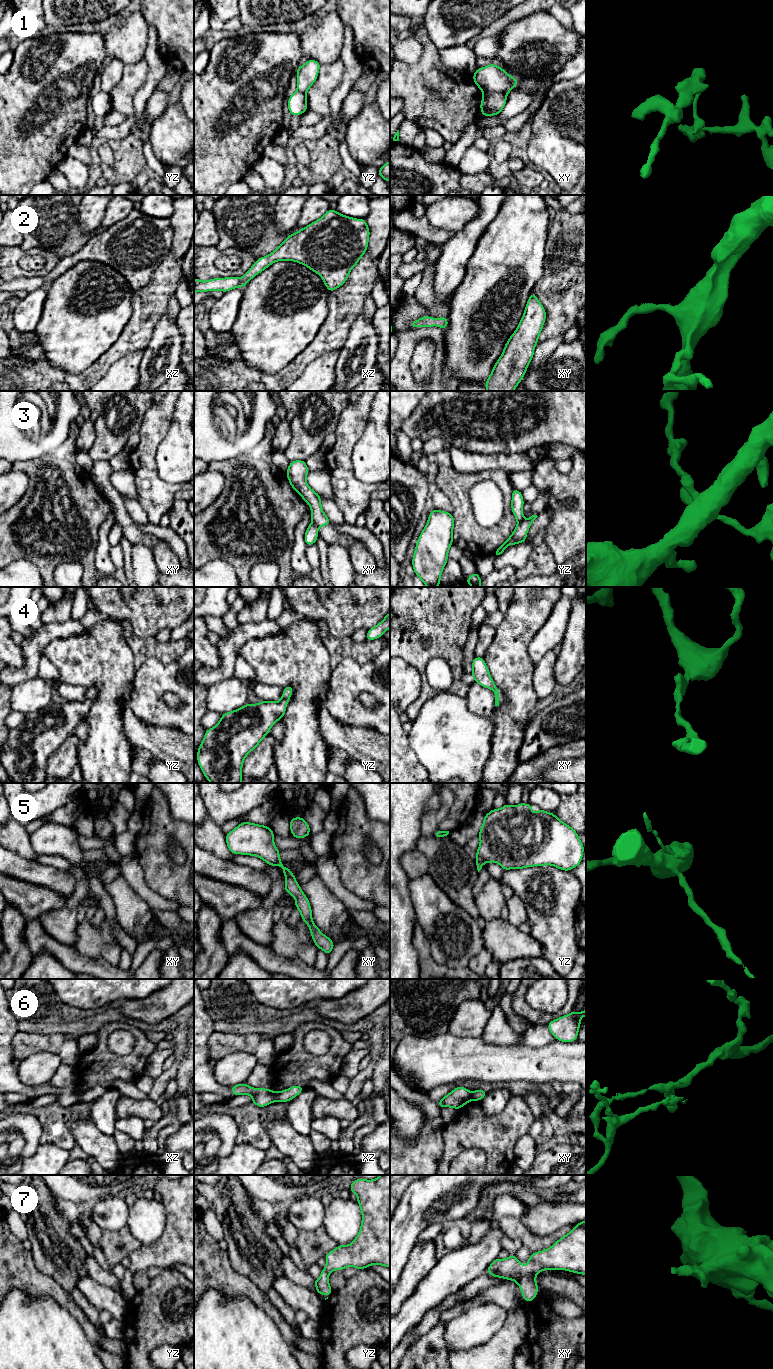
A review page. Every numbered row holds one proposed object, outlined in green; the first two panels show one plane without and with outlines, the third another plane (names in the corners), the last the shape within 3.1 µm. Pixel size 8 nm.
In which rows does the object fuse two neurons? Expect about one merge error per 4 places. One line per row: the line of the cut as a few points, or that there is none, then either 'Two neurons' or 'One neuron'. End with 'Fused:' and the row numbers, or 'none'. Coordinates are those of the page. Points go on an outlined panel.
1: Split along xy (483, 92), (503, 92), (505, 94). Two neurons
2: No split. One neuron
3: Split along xy (312, 521), (318, 526). Two neurons
4: No split. One neuron
5: No split. One neuron
6: Split along xz (274, 1093), (276, 1100). Two neurons
7: No split. One neuron
Fused: 1, 3, 6

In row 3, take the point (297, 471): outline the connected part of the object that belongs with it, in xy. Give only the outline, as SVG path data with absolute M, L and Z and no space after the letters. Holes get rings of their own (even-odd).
M296 460L290 462L285 473L292 488L309 504L312 522L318 527L330 525L331 521L322 510L319 493L313 491L307 484L306 477L309 472L304 460Z

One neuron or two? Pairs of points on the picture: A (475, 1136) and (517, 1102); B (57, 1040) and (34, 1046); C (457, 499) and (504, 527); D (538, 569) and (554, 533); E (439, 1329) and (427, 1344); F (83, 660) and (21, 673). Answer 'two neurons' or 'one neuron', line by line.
A: one neuron
B: one neuron
C: one neuron
D: two neurons
E: one neuron
F: two neurons

